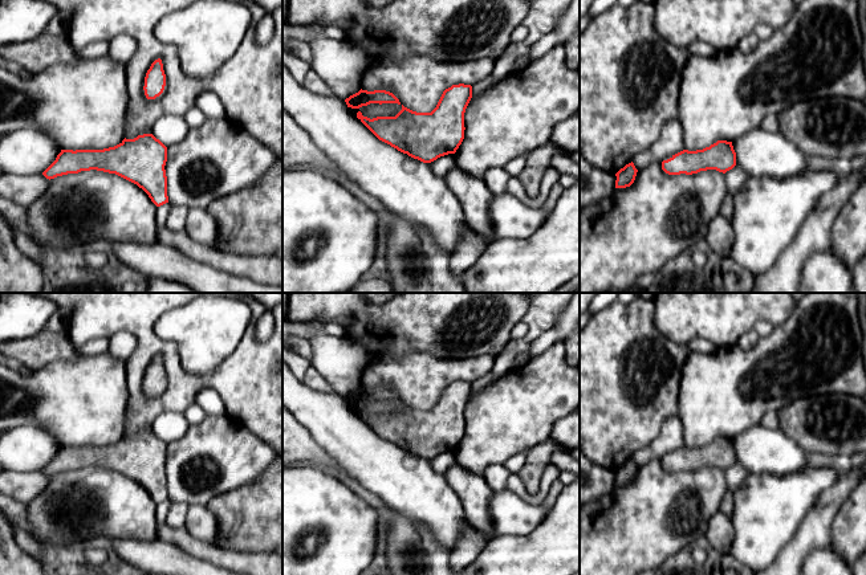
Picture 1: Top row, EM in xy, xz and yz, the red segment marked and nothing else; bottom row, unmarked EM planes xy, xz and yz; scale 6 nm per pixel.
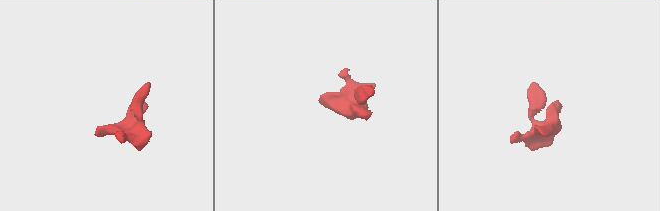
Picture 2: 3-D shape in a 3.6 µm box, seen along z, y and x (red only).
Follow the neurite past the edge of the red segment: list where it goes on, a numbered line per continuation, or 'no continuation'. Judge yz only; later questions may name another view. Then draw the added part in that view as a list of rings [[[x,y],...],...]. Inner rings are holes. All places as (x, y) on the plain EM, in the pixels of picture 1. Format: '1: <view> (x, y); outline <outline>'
no continuation

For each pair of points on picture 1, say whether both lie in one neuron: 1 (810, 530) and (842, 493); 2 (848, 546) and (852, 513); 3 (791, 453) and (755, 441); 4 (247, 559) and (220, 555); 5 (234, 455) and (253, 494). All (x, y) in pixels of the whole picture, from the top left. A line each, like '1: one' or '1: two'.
1: one
2: one
3: one
4: one
5: two

